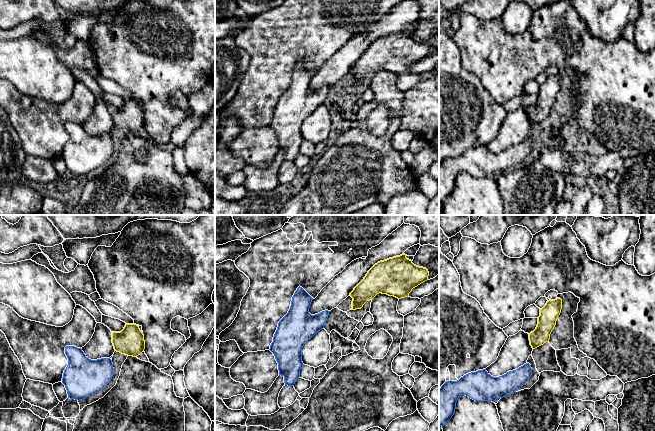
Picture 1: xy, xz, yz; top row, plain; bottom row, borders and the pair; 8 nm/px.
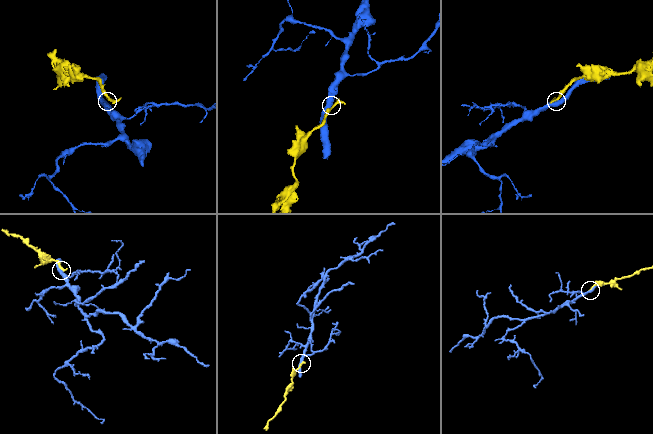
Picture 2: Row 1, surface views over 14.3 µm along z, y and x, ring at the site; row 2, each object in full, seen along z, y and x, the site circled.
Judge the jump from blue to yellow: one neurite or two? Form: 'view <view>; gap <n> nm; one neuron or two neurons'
view xy; gap 80 nm; two neurons

